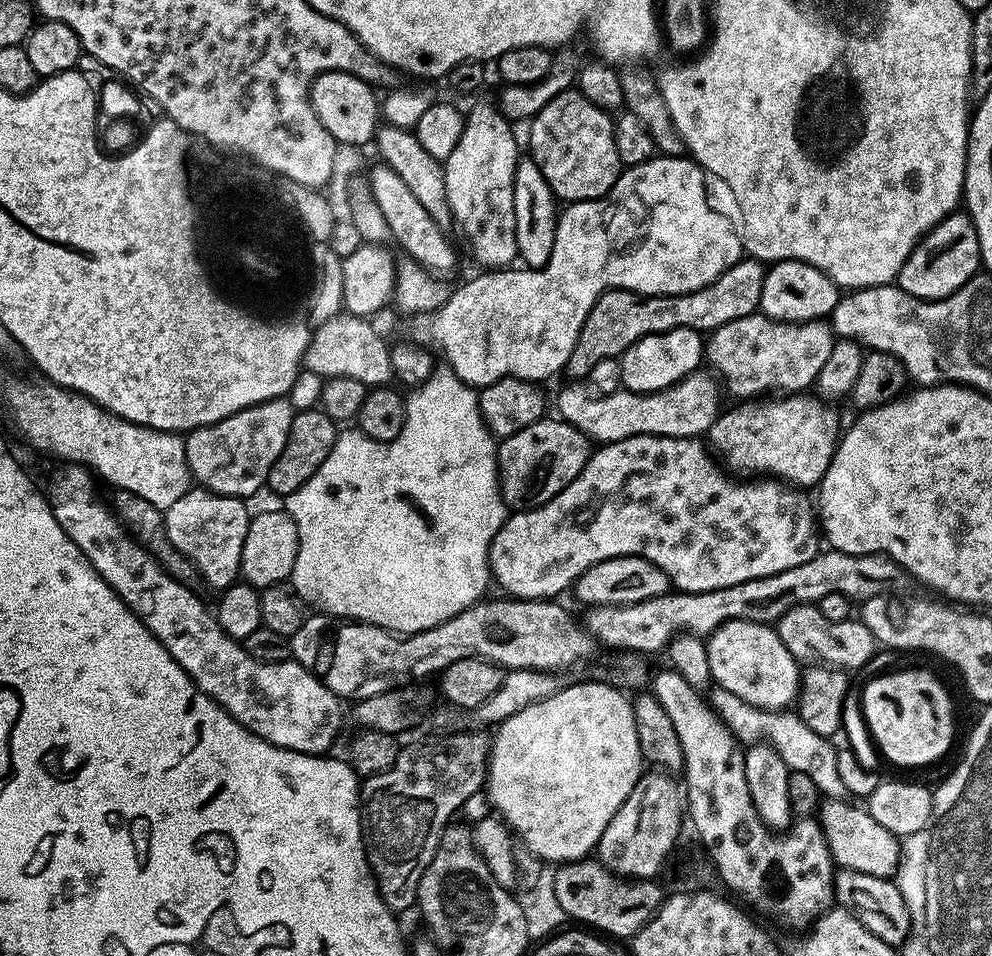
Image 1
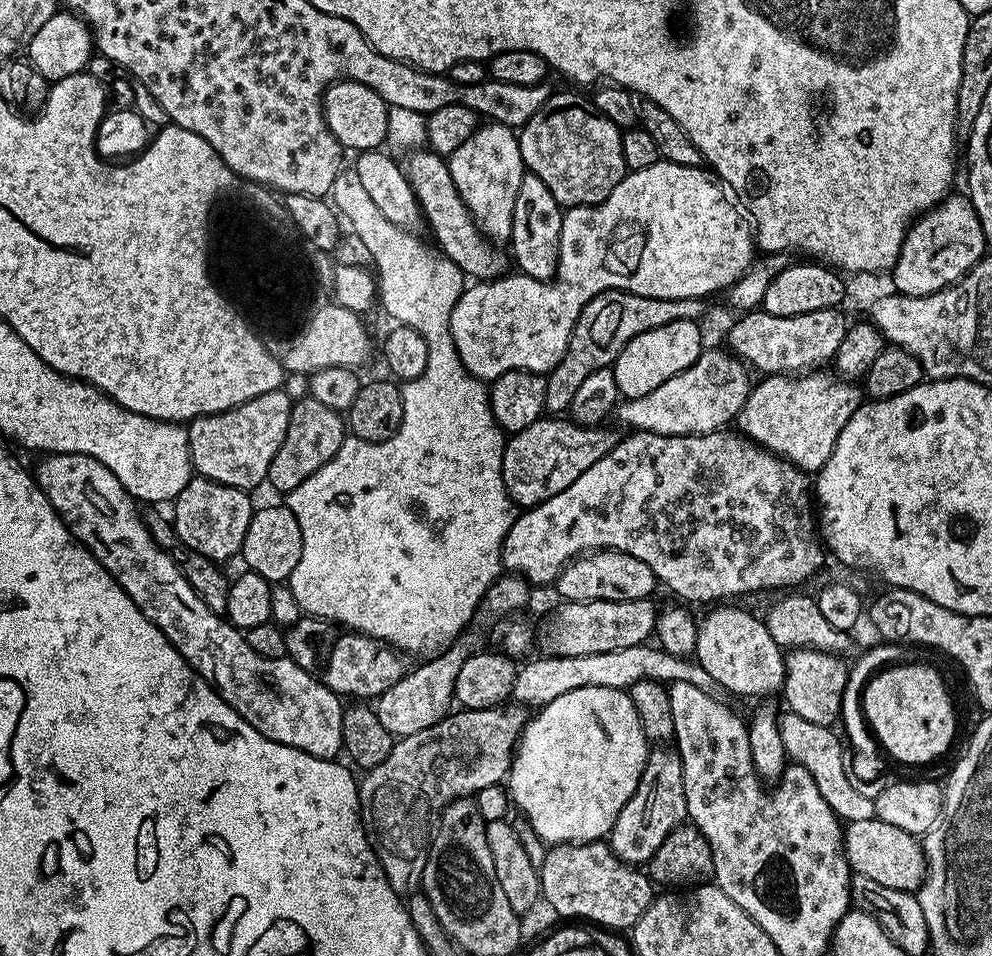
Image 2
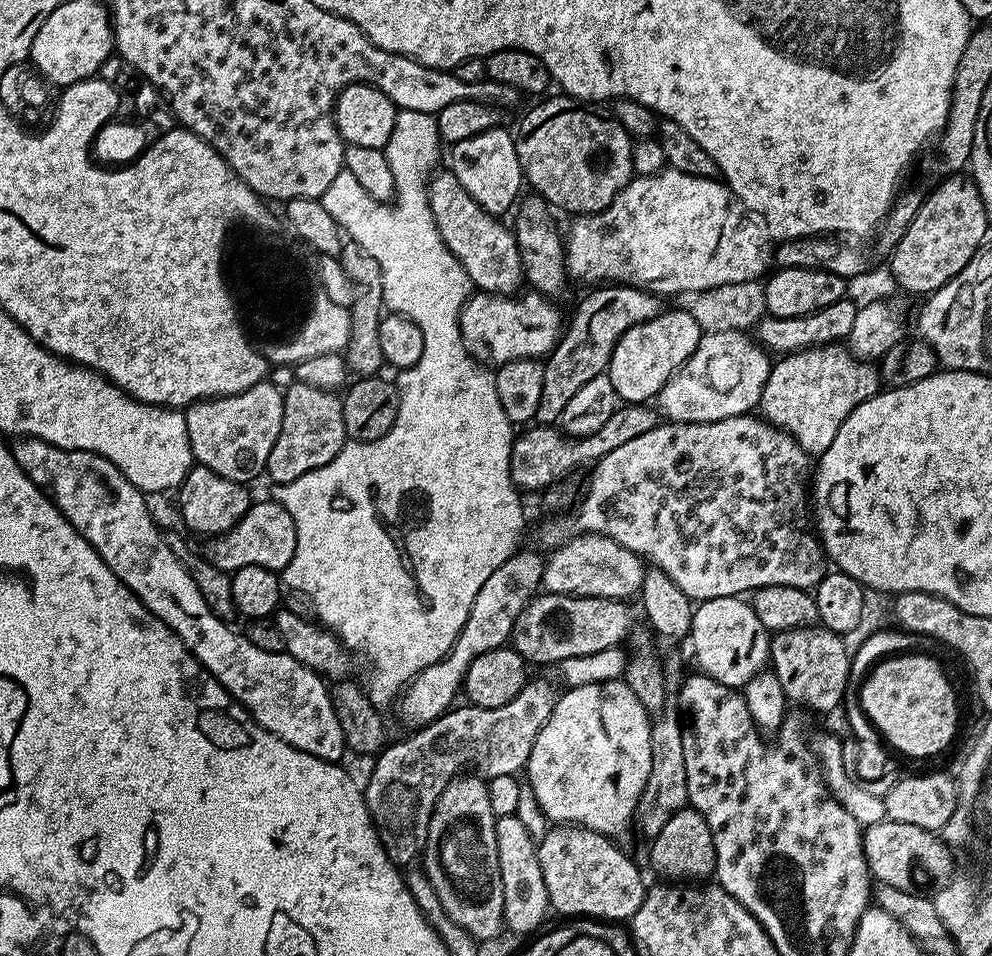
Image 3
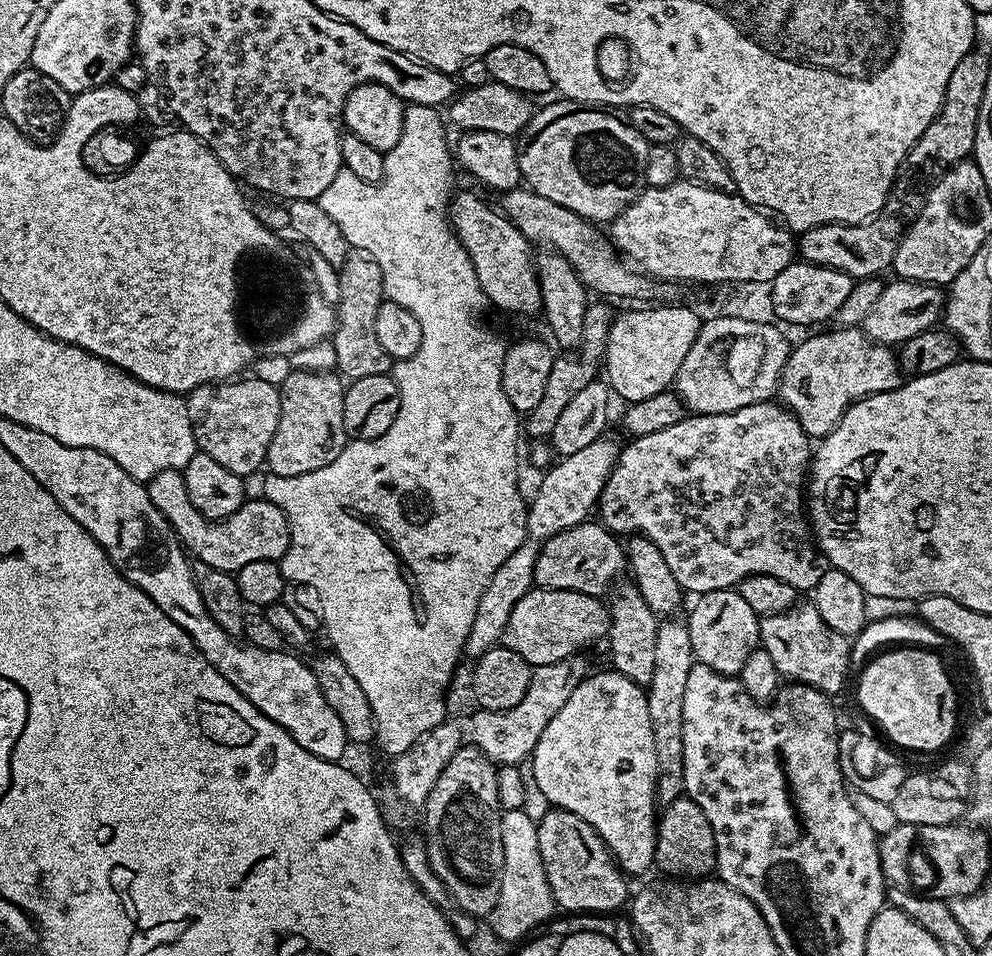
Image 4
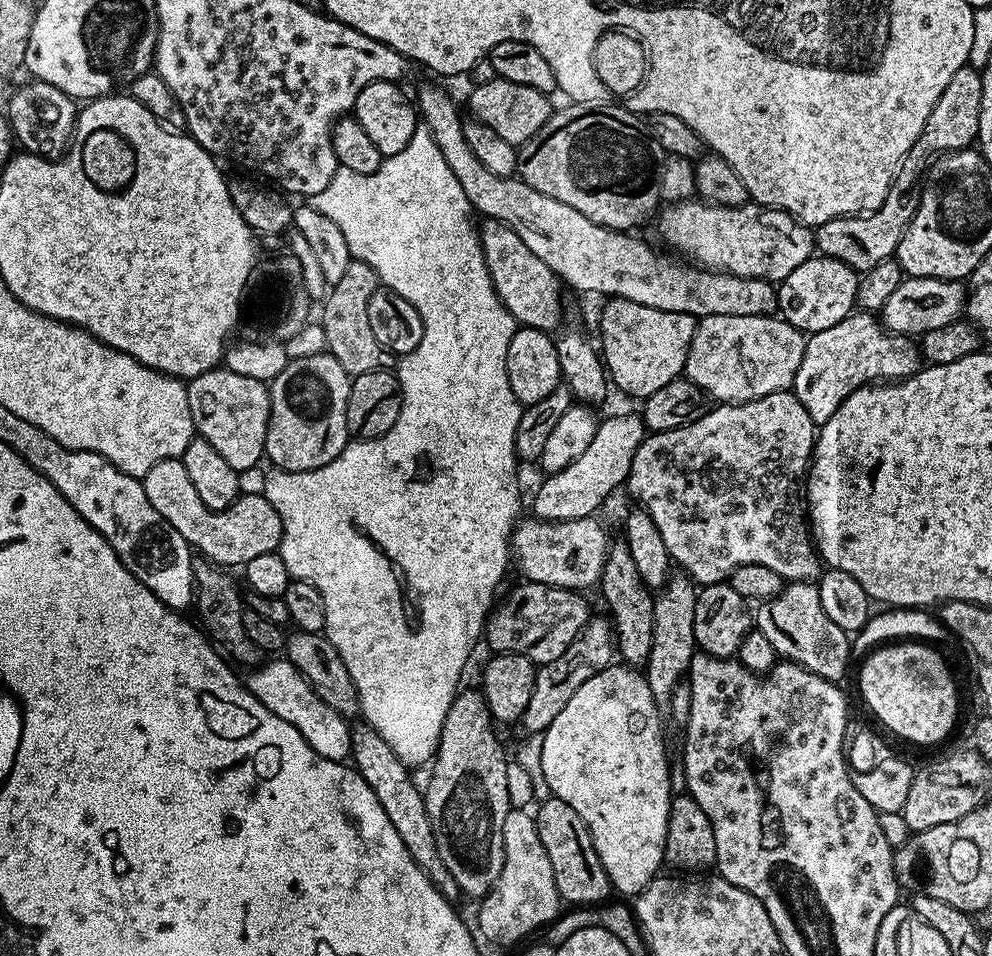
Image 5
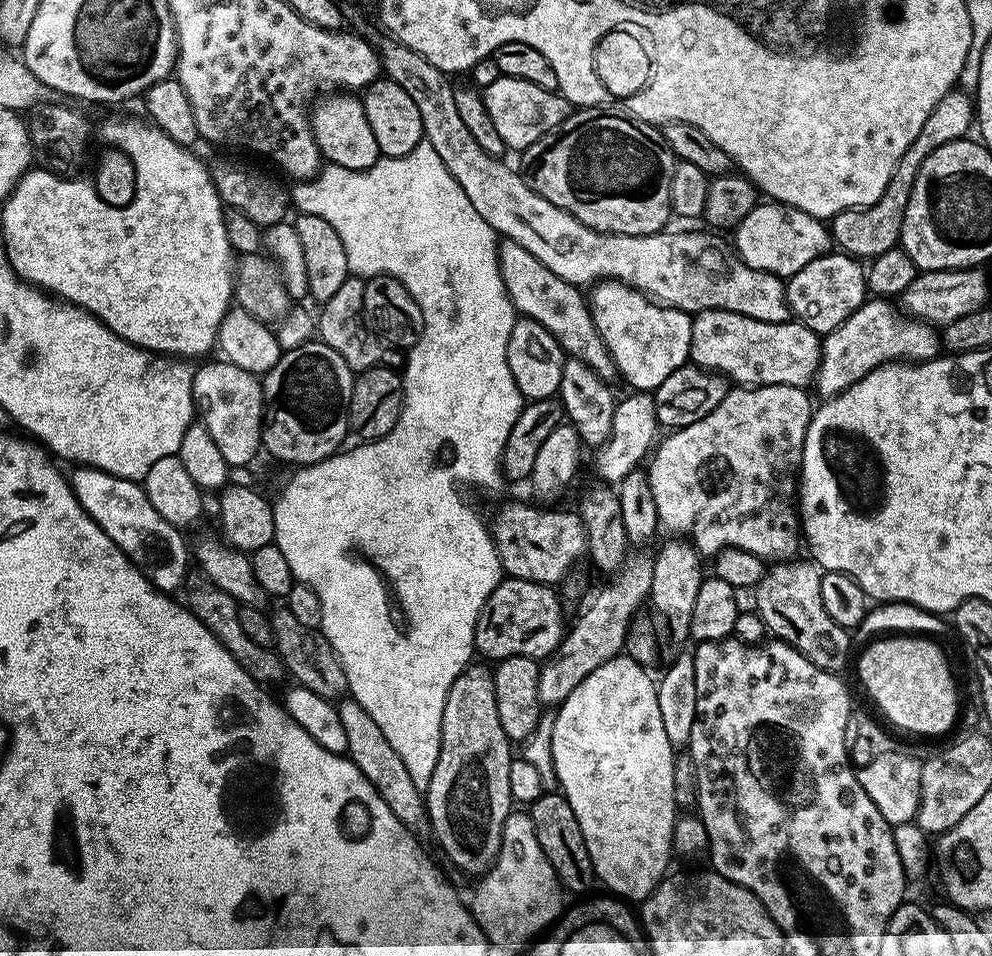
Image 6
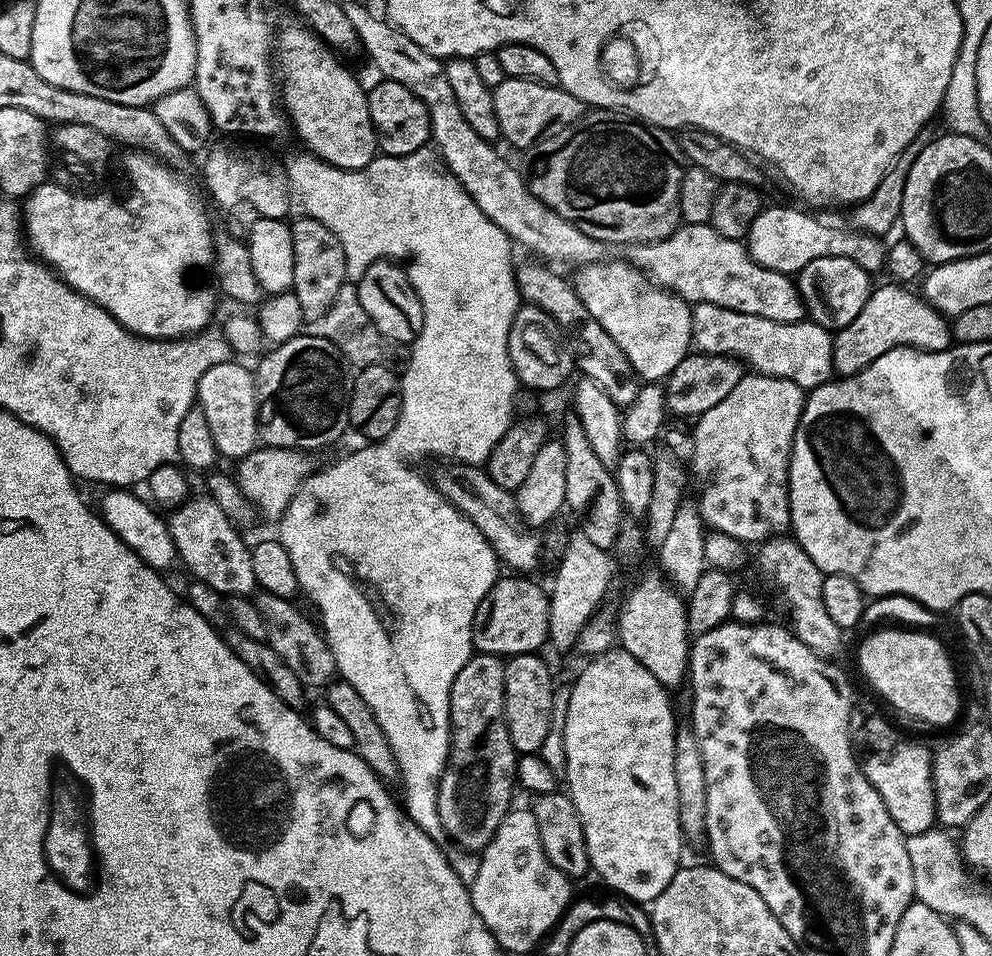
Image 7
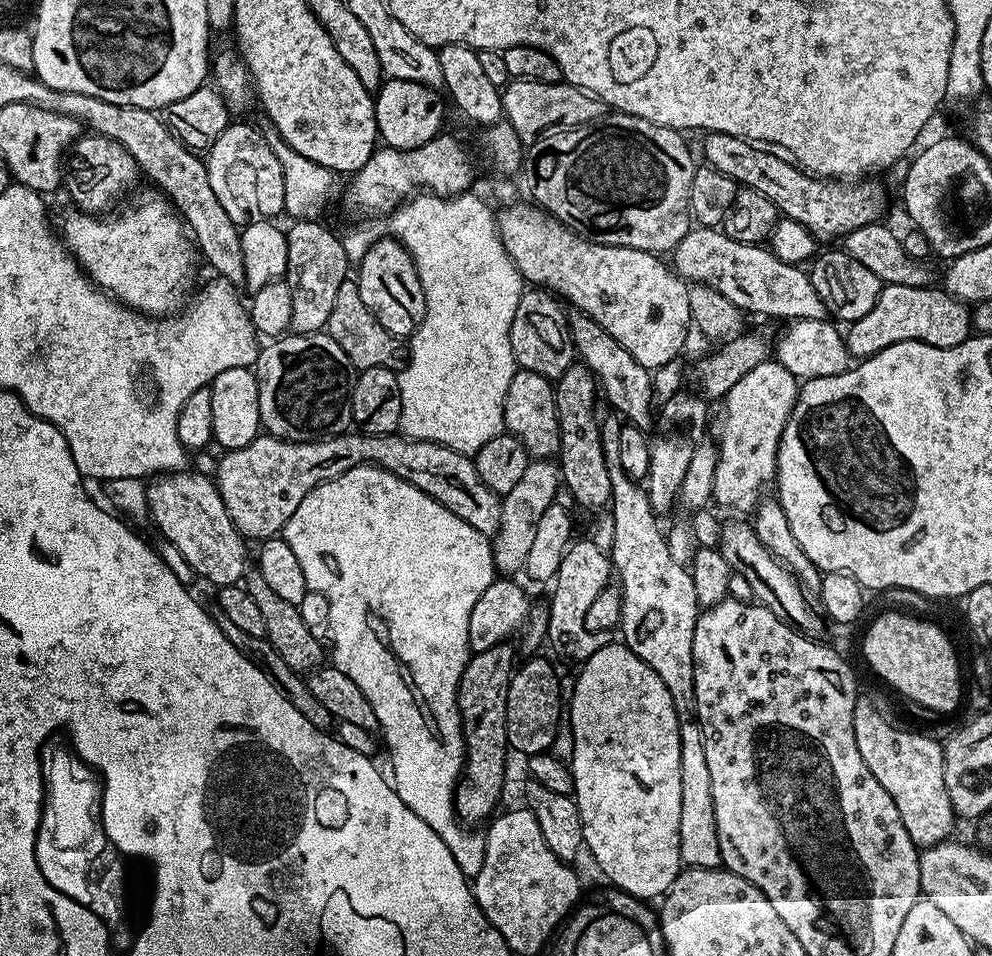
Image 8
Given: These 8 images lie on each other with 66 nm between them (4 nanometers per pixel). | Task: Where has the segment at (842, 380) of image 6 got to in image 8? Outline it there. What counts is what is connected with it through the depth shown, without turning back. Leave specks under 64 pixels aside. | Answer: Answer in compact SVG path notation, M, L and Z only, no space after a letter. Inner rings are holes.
M885 284L881 287L878 302L874 302L870 314L862 314L862 318L847 325L846 339L849 357L867 358L878 354L886 346L907 340L921 340L930 346L953 348L966 342L973 332L969 305L956 300L943 287L915 288L905 284Z

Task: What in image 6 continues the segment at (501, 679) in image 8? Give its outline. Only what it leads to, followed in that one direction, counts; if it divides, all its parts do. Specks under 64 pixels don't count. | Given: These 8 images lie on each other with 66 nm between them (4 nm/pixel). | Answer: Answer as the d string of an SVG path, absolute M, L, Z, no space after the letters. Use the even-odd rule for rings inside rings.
M473 662L464 669L454 686L446 694L446 706L442 706L442 734L440 753L434 766L434 774L428 780L426 807L431 835L436 835L442 851L448 855L453 869L469 878L479 878L490 871L502 842L502 826L514 811L510 790L510 766L514 757L513 741L502 730L502 718L498 718L498 698L494 694L493 669L483 663Z

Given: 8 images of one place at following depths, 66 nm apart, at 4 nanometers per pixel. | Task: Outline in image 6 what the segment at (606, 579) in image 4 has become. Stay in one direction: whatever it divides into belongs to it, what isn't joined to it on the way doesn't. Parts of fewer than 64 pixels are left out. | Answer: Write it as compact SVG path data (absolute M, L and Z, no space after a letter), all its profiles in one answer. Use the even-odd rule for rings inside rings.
M512 500L509 504L504 504L496 512L496 517L490 520L490 531L492 533L492 541L496 543L498 550L498 558L500 559L501 569L513 580L529 580L530 582L538 582L539 584L547 584L549 586L556 586L561 583L571 573L571 568L579 562L580 559L585 559L588 551L588 538L586 530L584 529L584 522L580 519L575 511L572 512L547 512L544 508L535 508L532 504L519 504L518 501Z

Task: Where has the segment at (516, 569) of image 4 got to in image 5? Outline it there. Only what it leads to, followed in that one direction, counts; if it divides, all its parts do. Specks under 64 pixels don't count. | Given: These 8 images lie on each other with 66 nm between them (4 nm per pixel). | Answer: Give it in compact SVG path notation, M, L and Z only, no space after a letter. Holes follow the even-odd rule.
M608 416L599 421L594 439L586 451L566 470L558 470L545 475L536 497L532 500L531 515L538 520L577 520L587 516L595 517L596 511L604 504L604 499L623 485L634 462L634 454L646 435L644 421L636 416Z

